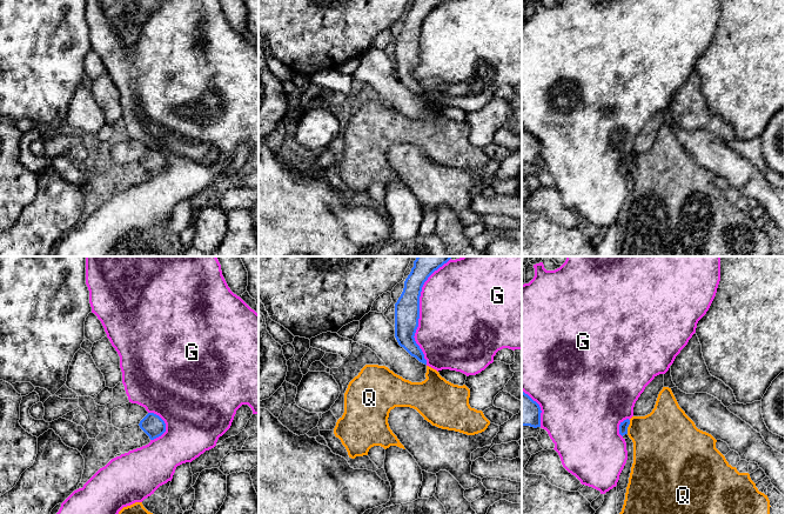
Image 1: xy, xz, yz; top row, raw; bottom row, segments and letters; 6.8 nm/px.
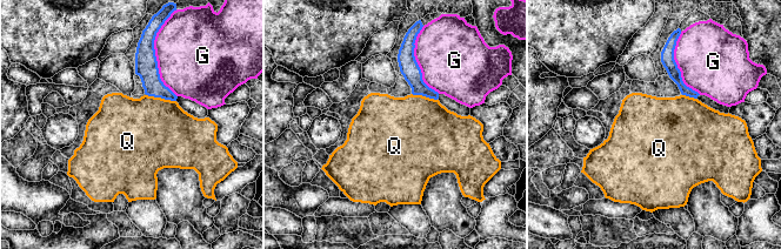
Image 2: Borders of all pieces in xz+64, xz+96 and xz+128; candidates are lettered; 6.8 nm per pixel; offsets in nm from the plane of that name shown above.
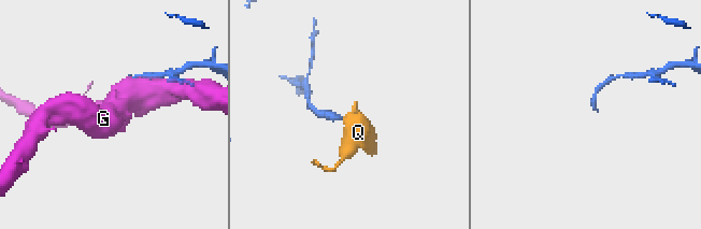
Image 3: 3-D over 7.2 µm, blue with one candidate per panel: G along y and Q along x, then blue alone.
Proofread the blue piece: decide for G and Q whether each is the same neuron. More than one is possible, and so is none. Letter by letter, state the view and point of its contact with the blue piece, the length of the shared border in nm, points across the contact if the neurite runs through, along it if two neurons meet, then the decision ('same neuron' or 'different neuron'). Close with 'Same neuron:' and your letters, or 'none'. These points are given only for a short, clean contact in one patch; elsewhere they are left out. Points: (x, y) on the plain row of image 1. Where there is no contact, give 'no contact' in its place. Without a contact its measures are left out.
G: contact xz (418, 49); length 700 nm; different neuron
Q: contact yz (626, 164); length 100 nm; way yz (623, 164), (626, 164), (637, 164), (661, 175); same neuron
Same neuron: Q

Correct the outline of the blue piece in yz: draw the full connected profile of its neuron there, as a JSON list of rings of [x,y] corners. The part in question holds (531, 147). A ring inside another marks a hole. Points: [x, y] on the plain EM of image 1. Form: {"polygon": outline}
{"polygon": [[[522,127],[522,163],[541,163],[541,143]]]}

